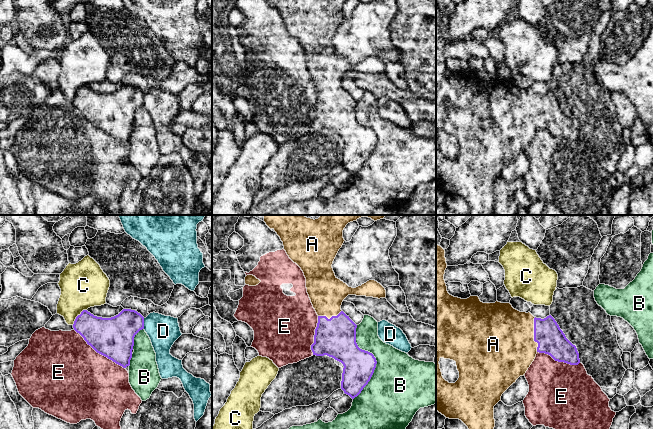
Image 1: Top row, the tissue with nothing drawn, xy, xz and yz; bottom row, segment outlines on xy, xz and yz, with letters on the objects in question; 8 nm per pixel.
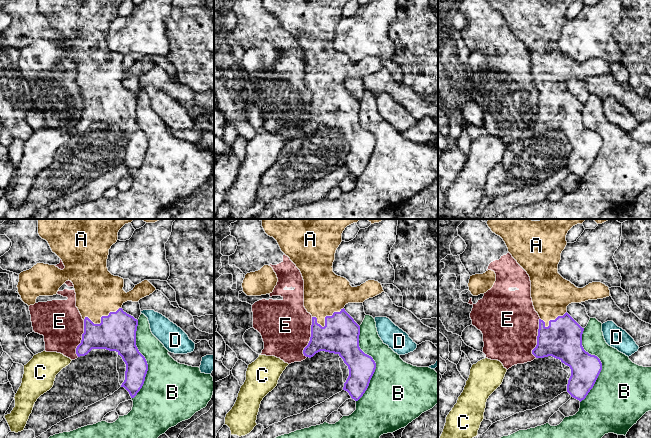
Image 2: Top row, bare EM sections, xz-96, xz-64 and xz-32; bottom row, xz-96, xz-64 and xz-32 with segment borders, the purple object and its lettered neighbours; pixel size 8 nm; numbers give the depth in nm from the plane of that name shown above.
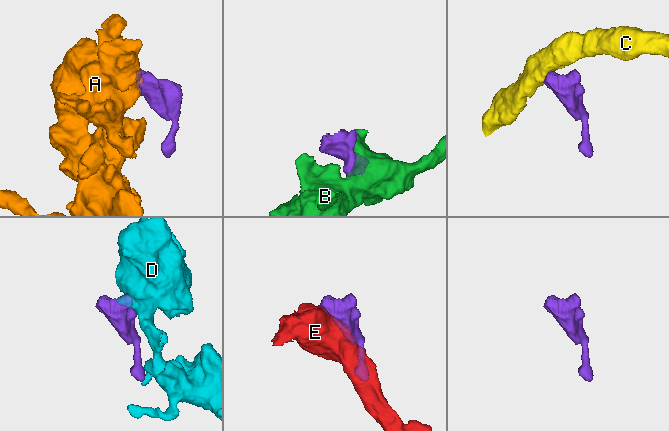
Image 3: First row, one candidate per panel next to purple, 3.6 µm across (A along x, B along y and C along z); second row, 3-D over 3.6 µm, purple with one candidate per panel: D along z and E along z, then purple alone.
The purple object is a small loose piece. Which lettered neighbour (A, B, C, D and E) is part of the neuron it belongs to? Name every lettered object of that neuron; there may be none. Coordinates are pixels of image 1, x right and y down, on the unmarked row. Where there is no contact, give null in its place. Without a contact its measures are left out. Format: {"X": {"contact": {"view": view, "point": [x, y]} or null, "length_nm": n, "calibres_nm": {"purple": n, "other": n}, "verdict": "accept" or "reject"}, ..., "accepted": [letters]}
{"A": {"contact": {"view": "yz", "point": [534, 110]}, "length_nm": 280, "calibres_nm": {"purple": 220, "other": 500}, "verdict": "accept"}, "B": {"contact": {"view": "xz", "point": [375, 135]}, "length_nm": 600, "calibres_nm": {"purple": 260, "other": 420}, "verdict": "reject"}, "C": {"contact": {"view": "xy", "point": [77, 92]}, "length_nm": 170, "calibres_nm": {"purple": 280, "other": 360}, "verdict": "reject"}, "D": {"contact": {"view": "xy", "point": [143, 99]}, "length_nm": 90, "calibres_nm": {"purple": 300, "other": 240}, "verdict": "reject"}, "E": {"contact": {"view": "xy", "point": [99, 129]}, "length_nm": 500, "calibres_nm": {"purple": 320, "other": 500}, "verdict": "reject"}, "accepted": ["A"]}

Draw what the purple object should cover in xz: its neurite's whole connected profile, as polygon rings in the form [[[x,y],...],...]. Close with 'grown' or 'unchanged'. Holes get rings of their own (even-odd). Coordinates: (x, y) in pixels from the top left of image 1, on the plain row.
[[[347,0],[266,1],[277,9],[287,31],[301,44],[306,54],[307,69],[318,91],[314,119],[311,121],[313,131],[327,131],[343,140],[341,165],[354,175],[370,157],[377,137],[372,129],[358,123],[356,119],[357,101],[341,86],[341,81],[348,71],[385,74],[385,64],[375,56],[369,56],[361,62],[352,64],[335,52],[332,40],[345,17],[343,6]]]; grown

